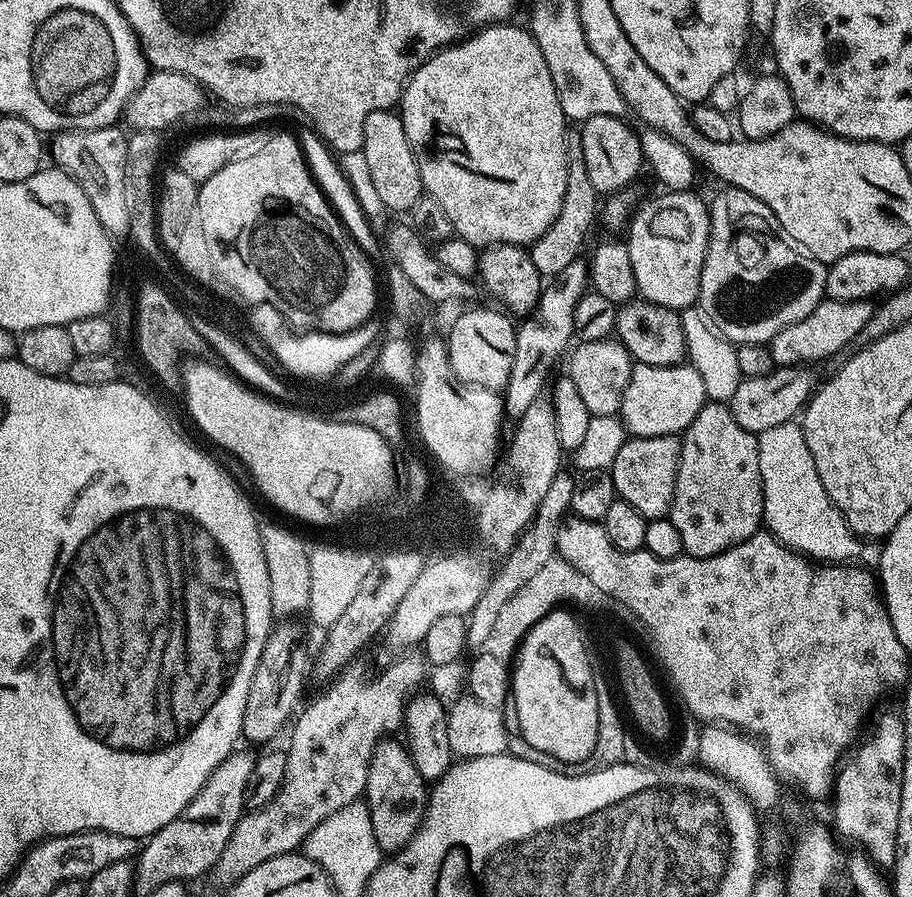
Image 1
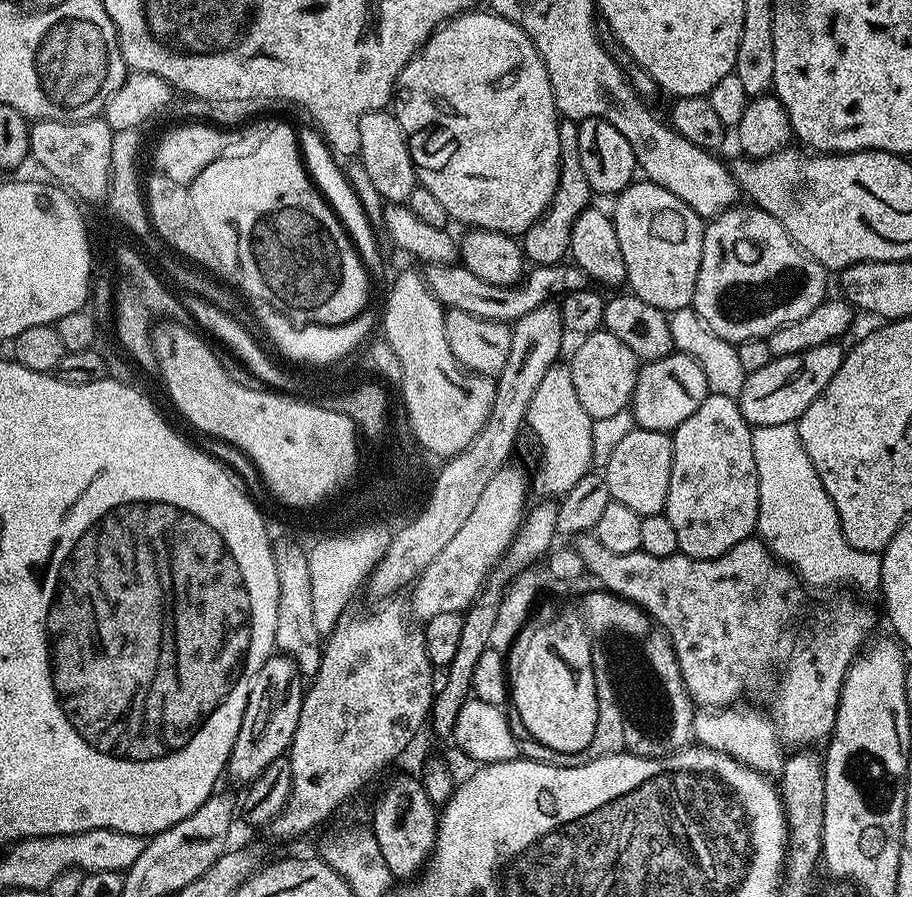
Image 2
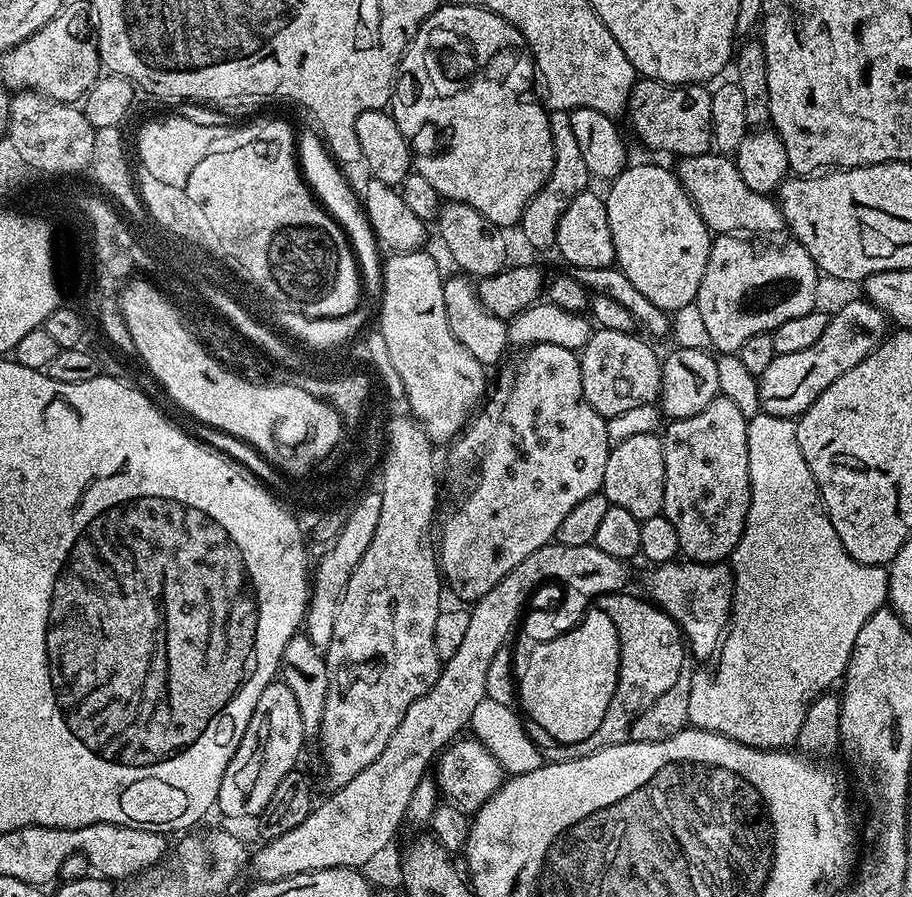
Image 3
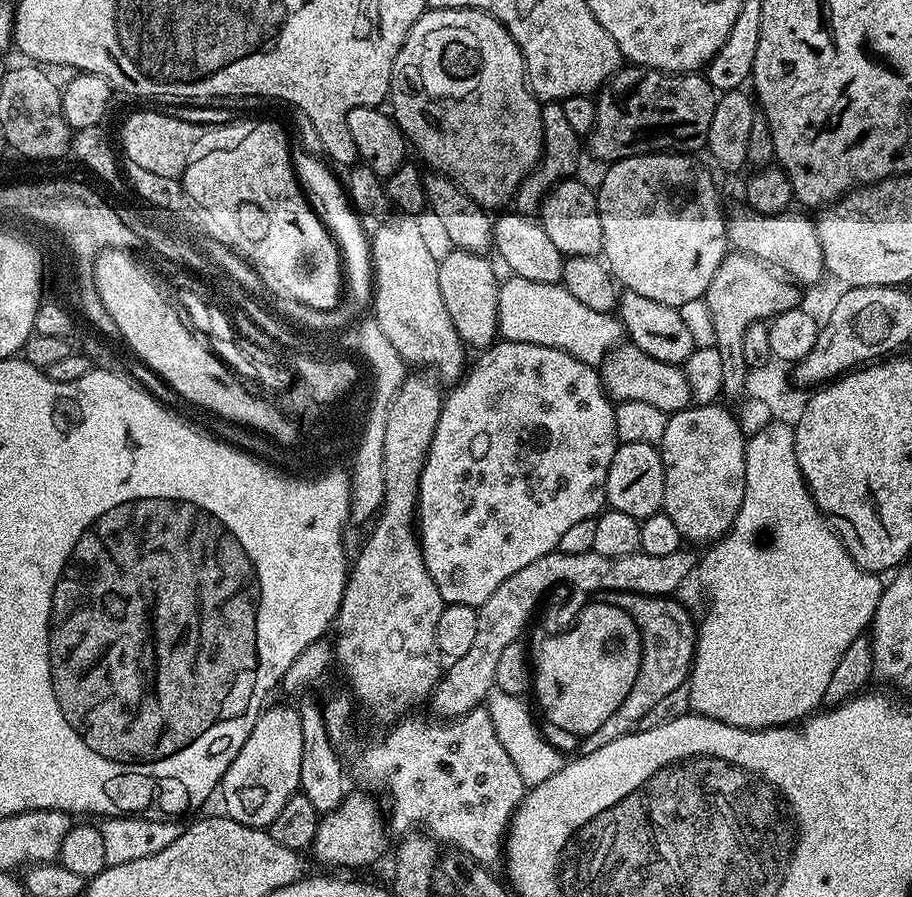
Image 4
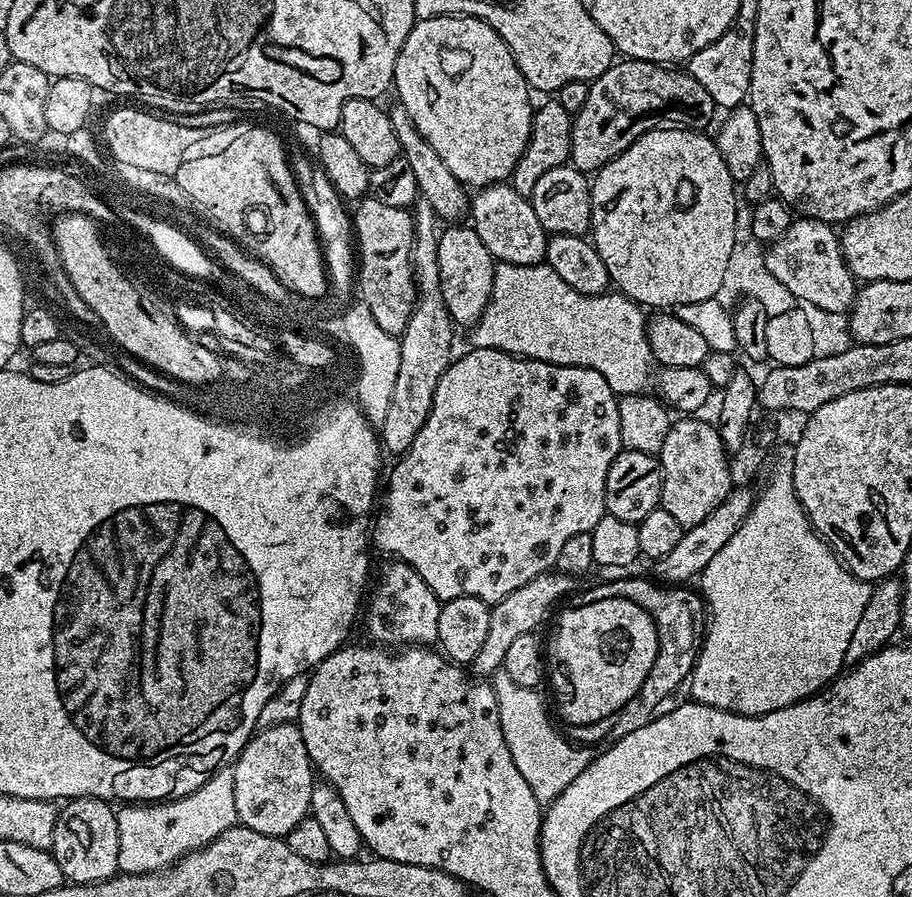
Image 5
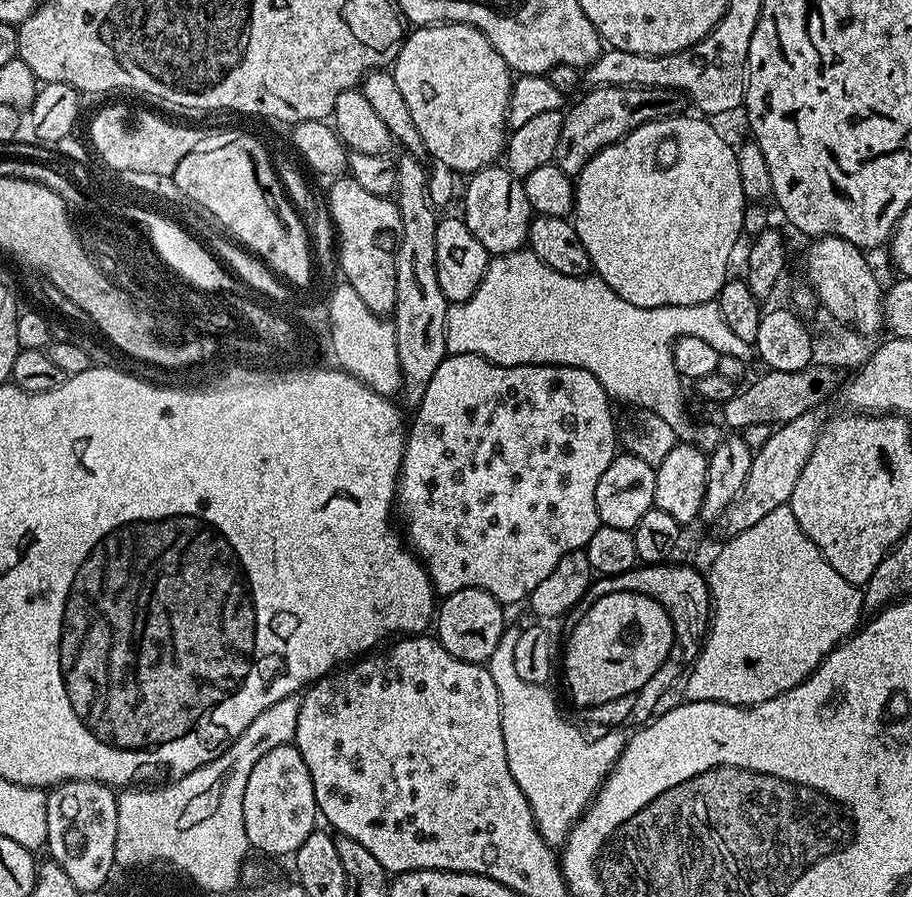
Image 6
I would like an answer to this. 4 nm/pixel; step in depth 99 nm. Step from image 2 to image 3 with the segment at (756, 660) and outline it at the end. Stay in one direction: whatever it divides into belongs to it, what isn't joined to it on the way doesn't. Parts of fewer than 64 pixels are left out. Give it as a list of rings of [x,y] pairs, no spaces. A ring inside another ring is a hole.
[[[727,563],[657,564],[648,576],[647,599],[679,626],[687,647],[698,659],[715,657],[732,615],[732,569]]]

